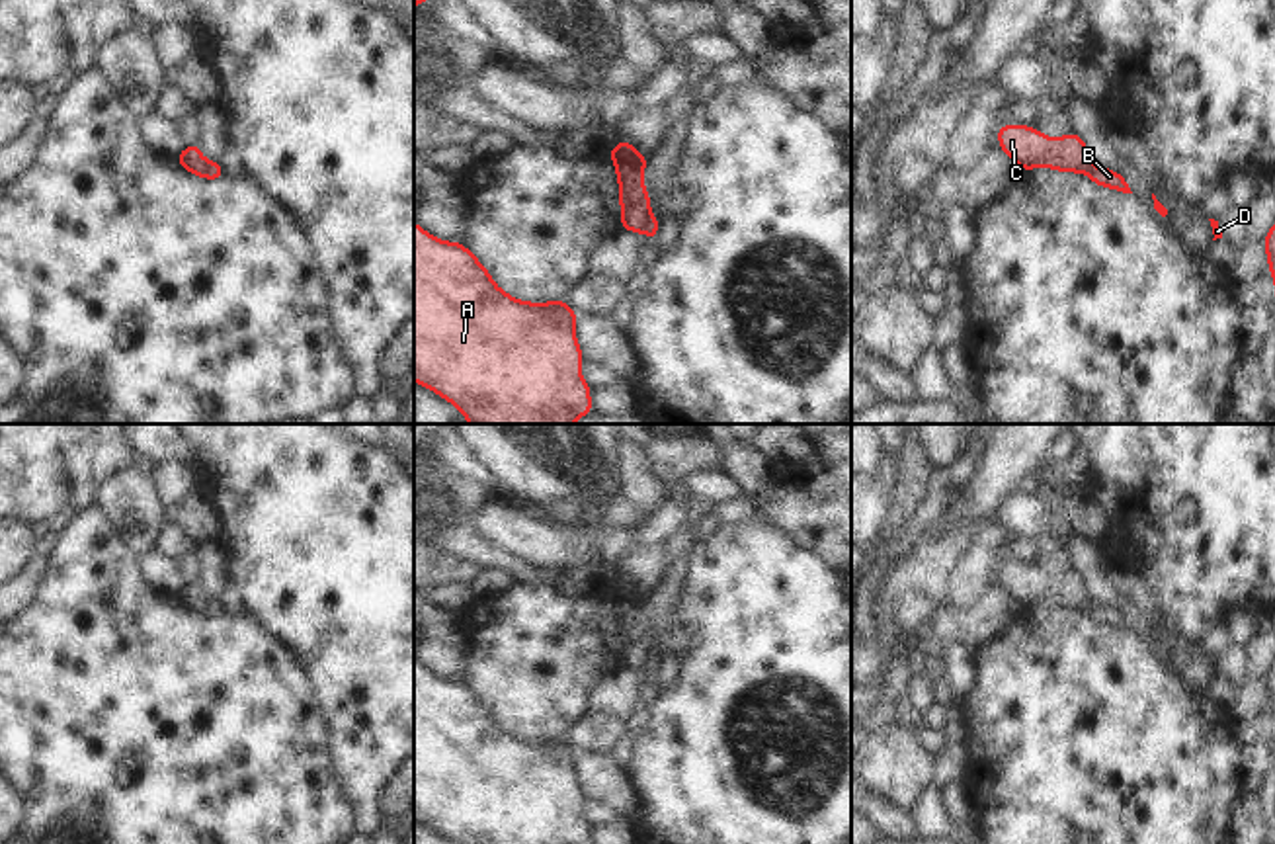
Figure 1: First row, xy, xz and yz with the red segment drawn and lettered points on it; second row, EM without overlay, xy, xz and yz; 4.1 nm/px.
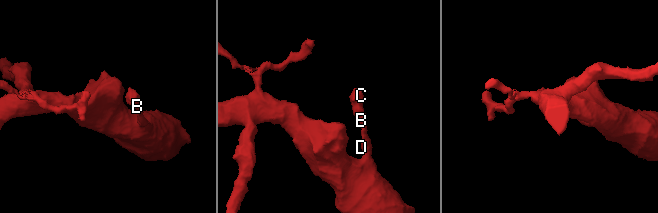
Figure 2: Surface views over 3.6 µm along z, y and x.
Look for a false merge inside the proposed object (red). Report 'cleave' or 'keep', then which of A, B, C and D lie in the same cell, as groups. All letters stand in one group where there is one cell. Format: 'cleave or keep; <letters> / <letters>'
cleave; A B D / C

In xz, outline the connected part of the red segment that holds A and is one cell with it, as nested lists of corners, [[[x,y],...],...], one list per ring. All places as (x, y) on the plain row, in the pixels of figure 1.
[[[414,658],[414,819],[455,844],[592,844],[580,813],[578,750],[566,738],[523,740],[498,727],[461,680],[433,676]]]

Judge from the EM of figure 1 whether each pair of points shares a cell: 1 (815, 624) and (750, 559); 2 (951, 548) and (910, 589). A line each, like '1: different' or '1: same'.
1: same
2: same

